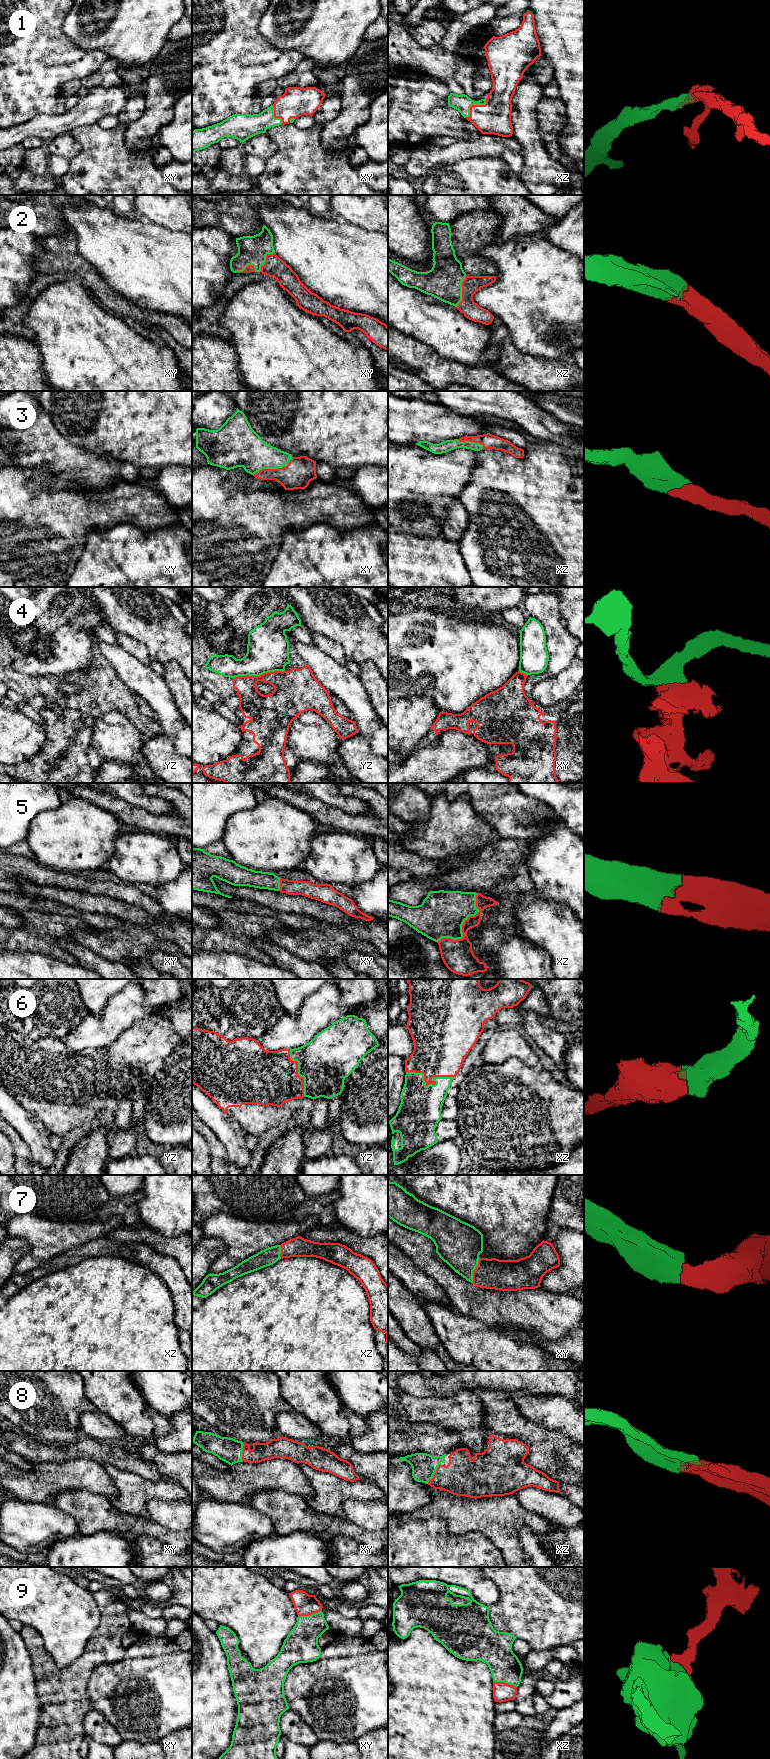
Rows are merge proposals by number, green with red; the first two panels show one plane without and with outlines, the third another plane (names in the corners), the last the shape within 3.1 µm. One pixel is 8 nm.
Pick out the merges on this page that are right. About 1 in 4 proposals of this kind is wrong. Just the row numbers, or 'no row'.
1, 2, 3, 5, 6, 7, 8, 9

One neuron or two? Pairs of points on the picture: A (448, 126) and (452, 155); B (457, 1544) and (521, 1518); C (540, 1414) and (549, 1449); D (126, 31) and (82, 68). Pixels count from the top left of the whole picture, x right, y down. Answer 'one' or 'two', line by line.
A: two
B: two
C: two
D: two

